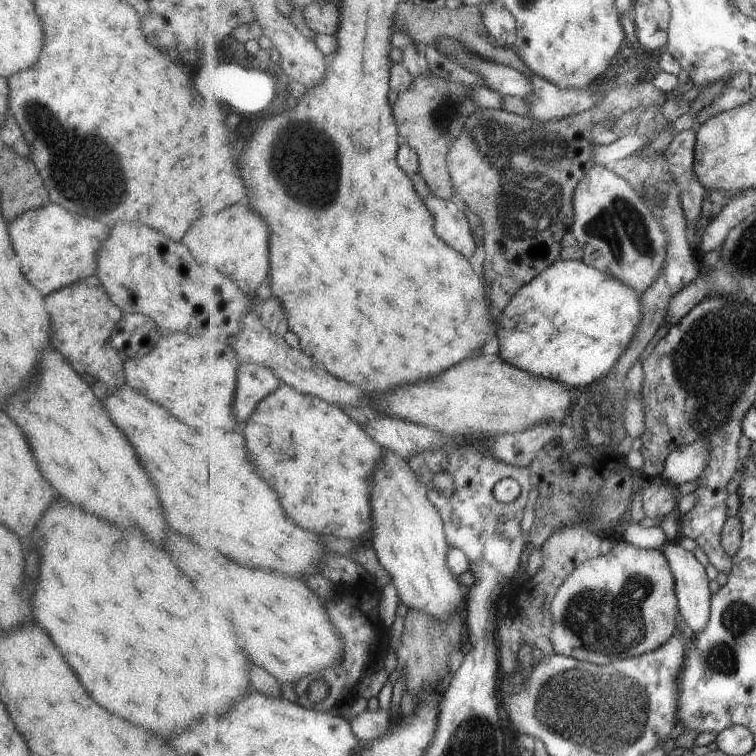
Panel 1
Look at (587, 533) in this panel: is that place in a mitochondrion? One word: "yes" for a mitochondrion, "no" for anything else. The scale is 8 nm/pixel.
no

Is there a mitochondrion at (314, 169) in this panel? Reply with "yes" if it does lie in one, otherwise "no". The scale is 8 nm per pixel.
yes

